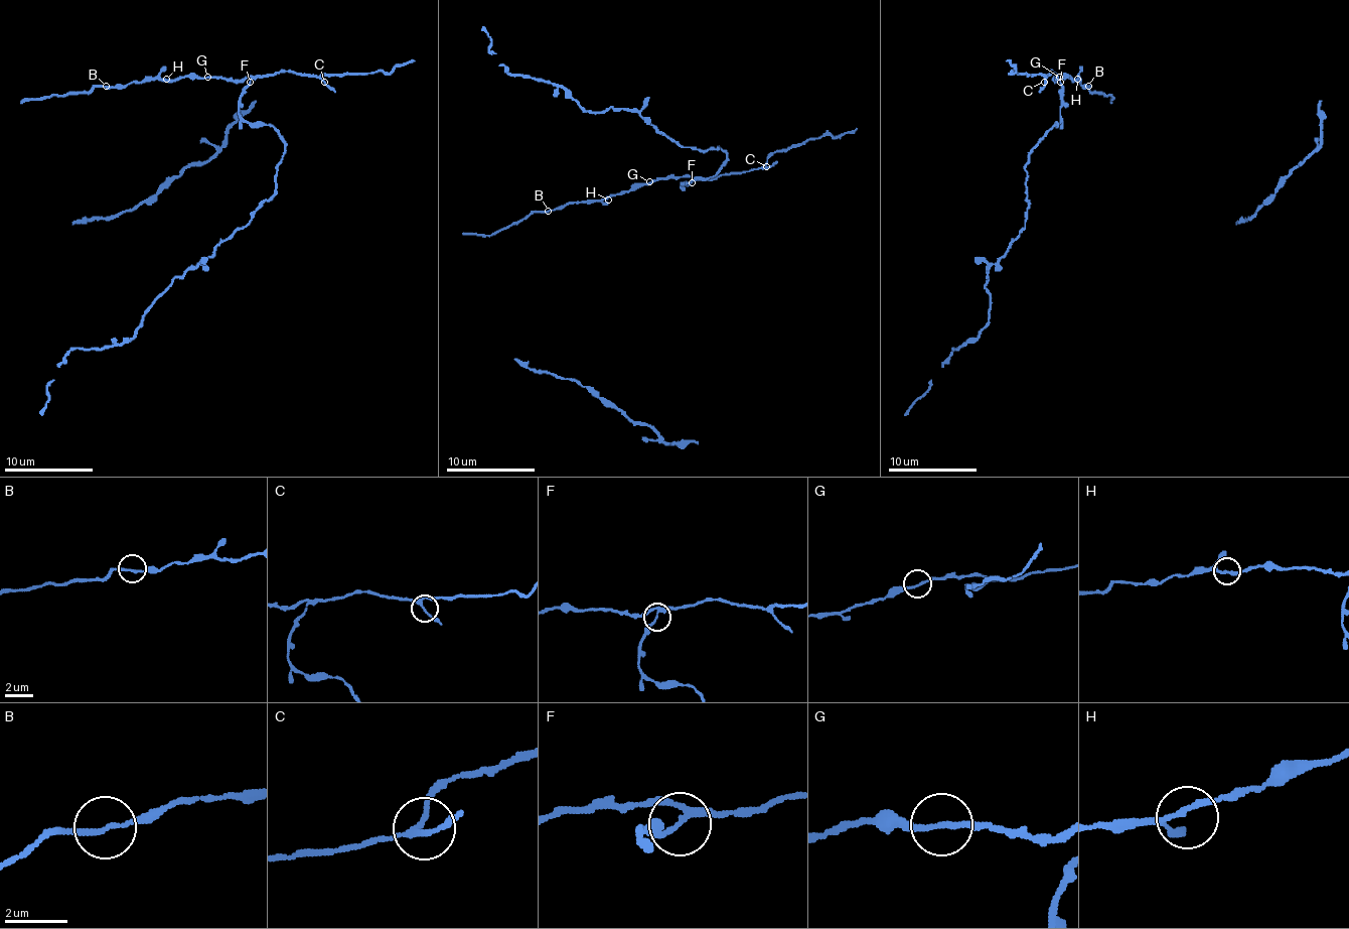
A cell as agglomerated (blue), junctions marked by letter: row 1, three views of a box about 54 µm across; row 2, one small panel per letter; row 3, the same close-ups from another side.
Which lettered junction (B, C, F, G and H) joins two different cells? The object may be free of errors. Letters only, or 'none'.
none

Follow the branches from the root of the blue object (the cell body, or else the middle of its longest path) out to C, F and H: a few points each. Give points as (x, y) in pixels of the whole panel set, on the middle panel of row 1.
C: (643, 186), (669, 177), (716, 179), (720, 175), (766, 166)
F: (643, 186), (669, 177), (690, 177), (692, 181)
H: (643, 186), (632, 186), (608, 200)

